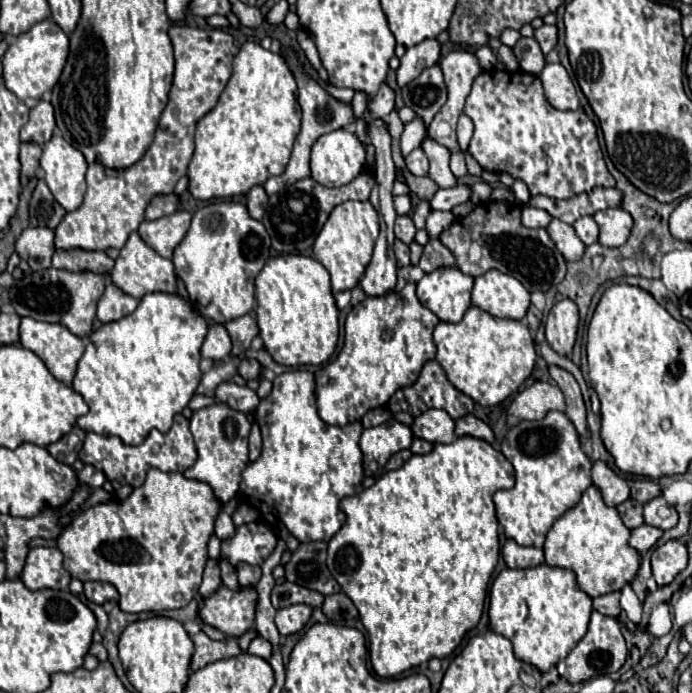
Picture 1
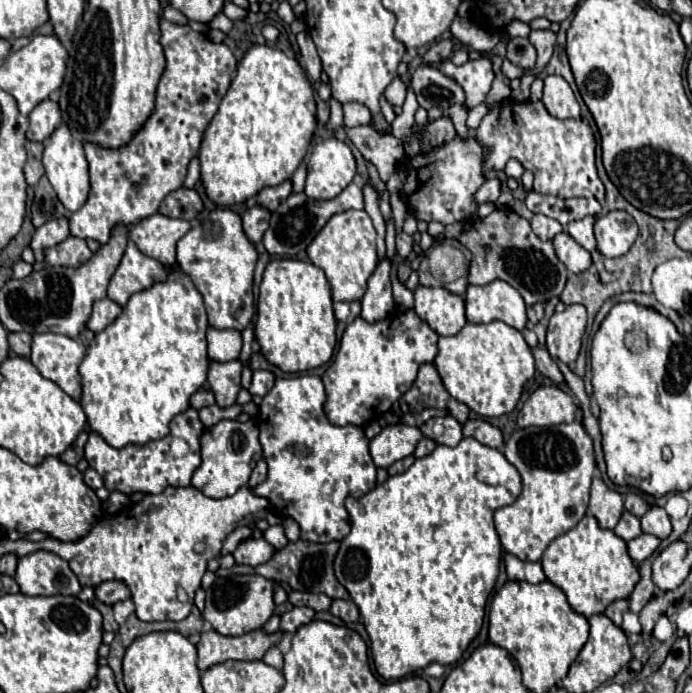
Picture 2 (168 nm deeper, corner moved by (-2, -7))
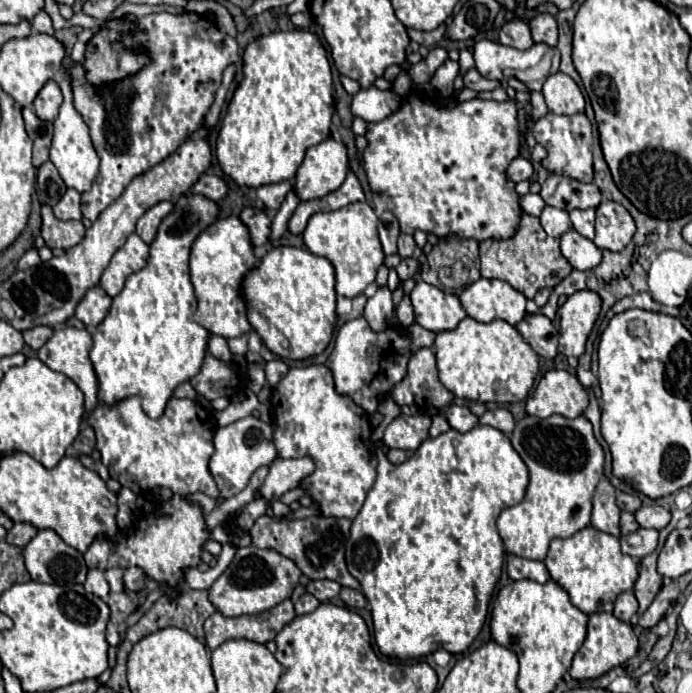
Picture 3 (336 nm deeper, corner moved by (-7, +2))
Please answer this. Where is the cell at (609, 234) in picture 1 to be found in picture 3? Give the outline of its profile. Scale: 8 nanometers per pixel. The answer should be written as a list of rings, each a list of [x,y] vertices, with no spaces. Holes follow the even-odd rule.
[[[600,203],[596,209],[596,237],[600,249],[622,251],[636,233],[636,221],[620,203]]]

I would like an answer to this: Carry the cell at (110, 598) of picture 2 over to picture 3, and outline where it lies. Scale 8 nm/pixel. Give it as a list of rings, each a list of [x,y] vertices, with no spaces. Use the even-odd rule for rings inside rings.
[[[128,567],[128,569],[124,569],[124,577],[122,577],[122,581],[124,581],[124,589],[126,591],[140,591],[142,587],[144,587],[144,573],[142,573],[142,569],[140,567]]]

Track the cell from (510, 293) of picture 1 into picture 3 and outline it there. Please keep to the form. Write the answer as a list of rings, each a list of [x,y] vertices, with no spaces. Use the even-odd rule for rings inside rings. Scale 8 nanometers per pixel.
[[[478,279],[460,293],[464,311],[482,323],[504,319],[512,325],[526,317],[526,297],[500,279]]]

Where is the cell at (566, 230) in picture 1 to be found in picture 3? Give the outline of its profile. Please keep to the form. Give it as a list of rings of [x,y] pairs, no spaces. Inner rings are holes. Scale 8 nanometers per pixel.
[[[574,229],[566,231],[560,239],[562,239],[562,255],[570,261],[574,269],[588,271],[602,261],[602,251],[590,239],[582,237]]]

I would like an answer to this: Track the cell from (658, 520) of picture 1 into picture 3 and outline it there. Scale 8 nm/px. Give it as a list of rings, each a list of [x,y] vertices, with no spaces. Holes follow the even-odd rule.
[[[644,505],[634,515],[636,515],[636,521],[640,523],[640,527],[658,529],[658,531],[664,529],[672,517],[672,513],[660,505]]]

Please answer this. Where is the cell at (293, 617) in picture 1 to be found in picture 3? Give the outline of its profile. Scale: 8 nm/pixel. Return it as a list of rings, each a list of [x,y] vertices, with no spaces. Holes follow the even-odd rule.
[[[304,593],[304,595],[294,603],[294,609],[296,609],[296,615],[306,615],[306,613],[312,613],[318,605],[320,605],[320,601],[318,601],[314,595]]]

